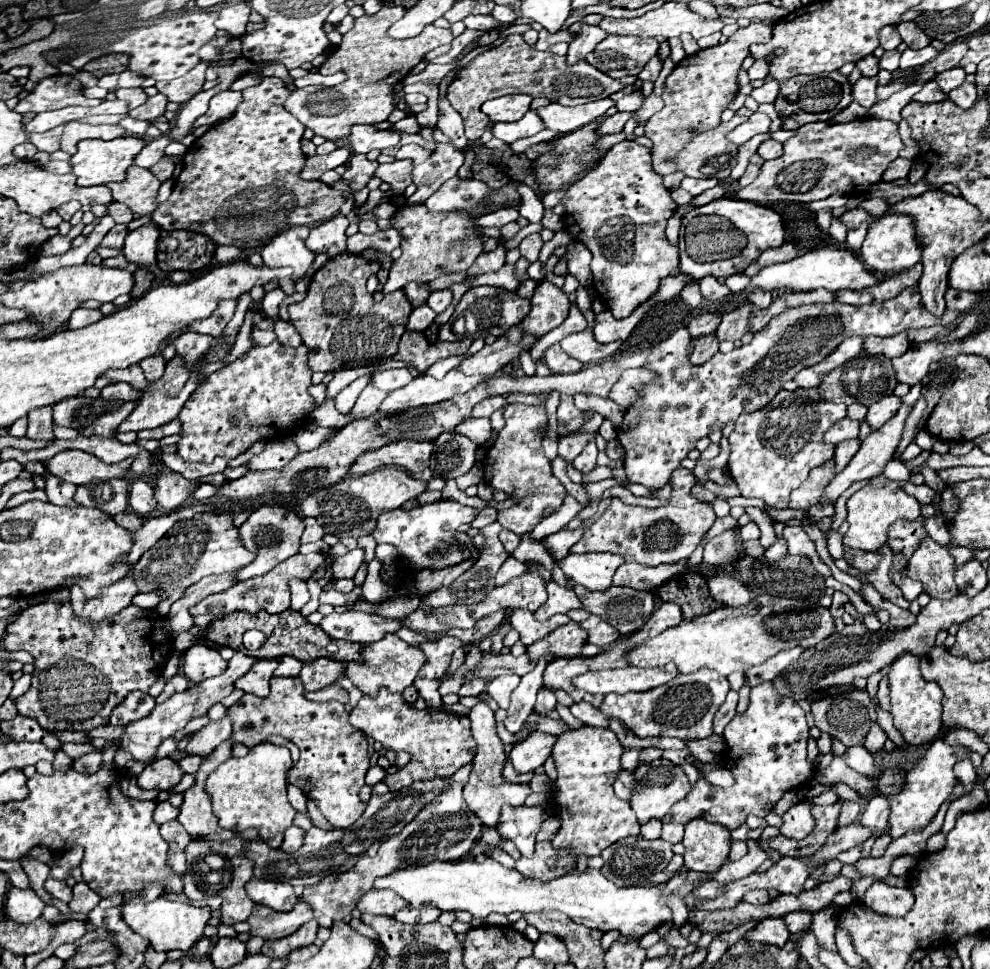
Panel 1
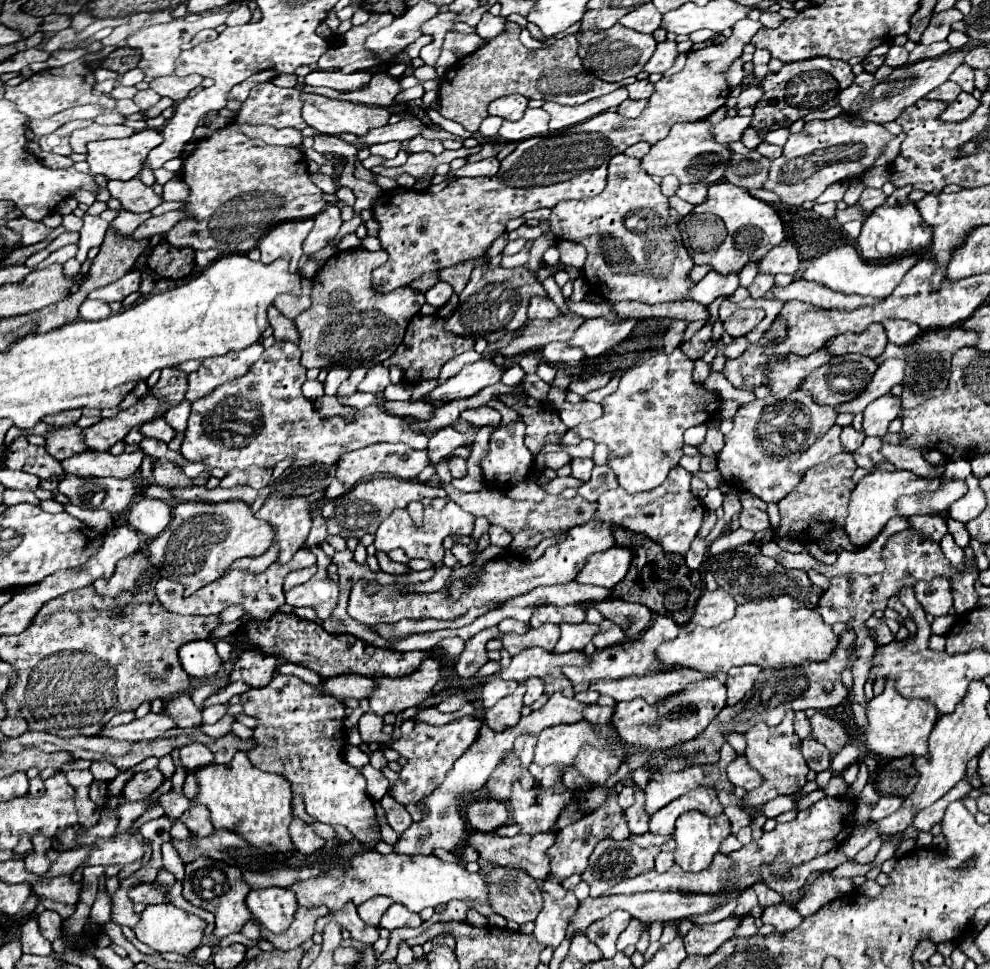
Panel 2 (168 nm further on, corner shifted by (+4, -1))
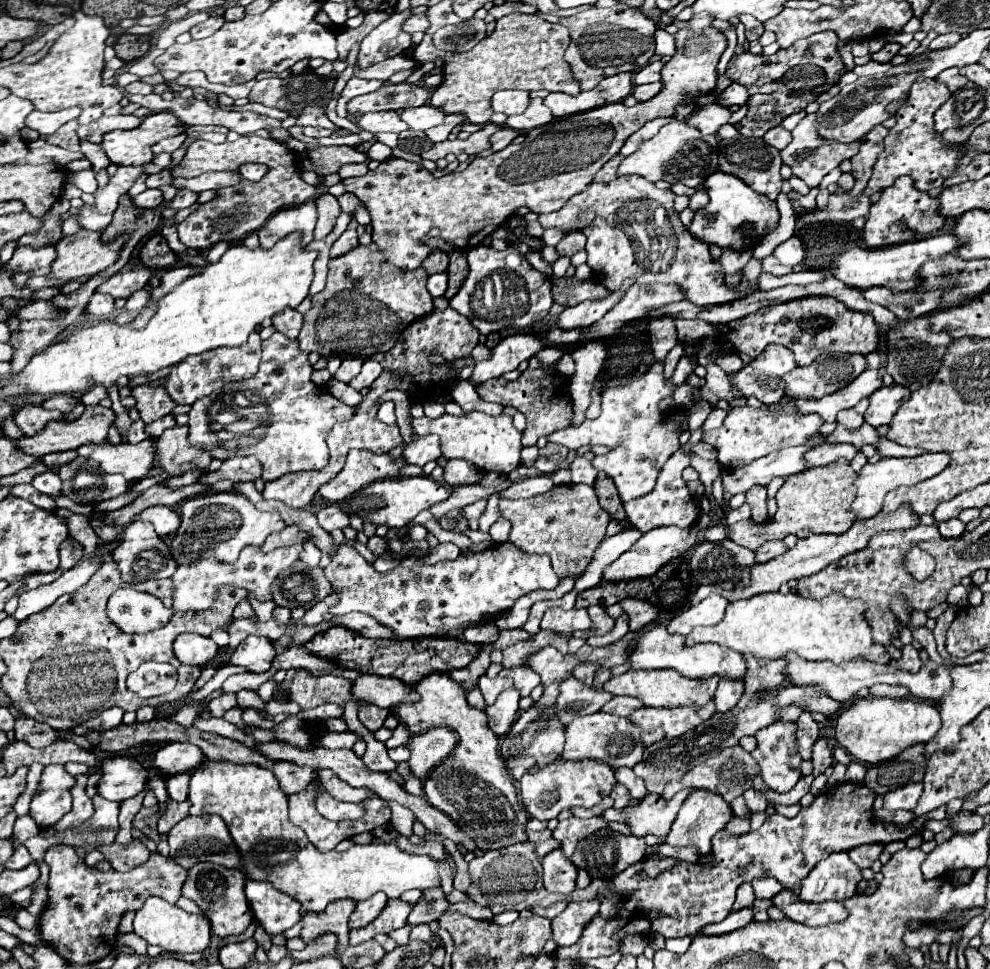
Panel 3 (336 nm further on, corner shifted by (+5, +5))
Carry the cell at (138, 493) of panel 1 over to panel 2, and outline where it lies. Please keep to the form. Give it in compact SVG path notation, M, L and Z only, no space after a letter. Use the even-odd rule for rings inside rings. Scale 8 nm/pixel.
M138 498L132 504L128 522L132 528L136 528L140 534L148 536L148 540L160 536L172 520L172 510L162 500L152 498Z

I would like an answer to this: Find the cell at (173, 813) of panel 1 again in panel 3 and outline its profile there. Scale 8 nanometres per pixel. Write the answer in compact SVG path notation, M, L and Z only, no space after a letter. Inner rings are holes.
M181 772L181 774L173 774L171 778L167 778L167 792L171 796L171 800L175 802L185 802L187 800L187 786L189 786L189 772Z

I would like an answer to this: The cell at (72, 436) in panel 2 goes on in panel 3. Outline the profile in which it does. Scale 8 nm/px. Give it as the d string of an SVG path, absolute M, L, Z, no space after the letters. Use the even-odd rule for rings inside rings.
M23 406L21 410L15 412L15 422L17 426L25 432L25 436L35 436L47 422L51 420L61 420L63 414L57 410L43 410L41 406Z

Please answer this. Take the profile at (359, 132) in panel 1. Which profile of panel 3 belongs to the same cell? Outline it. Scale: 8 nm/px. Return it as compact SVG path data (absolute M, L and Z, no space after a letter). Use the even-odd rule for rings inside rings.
M423 104L419 108L407 108L403 110L401 114L403 122L411 128L411 130L429 130L433 126L439 126L443 122L443 112L429 106L429 104Z

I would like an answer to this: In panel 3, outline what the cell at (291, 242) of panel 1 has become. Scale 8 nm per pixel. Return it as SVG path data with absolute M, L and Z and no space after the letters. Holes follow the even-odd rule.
M305 202L273 214L257 234L265 250L273 248L281 238L289 236L291 232L299 232L303 246L307 246L313 240L315 222L317 222L315 202Z

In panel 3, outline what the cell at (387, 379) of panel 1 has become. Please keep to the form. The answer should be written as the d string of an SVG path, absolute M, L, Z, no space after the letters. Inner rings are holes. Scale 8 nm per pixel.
M365 360L359 376L355 376L355 378L349 382L349 386L355 388L355 390L369 388L369 386L379 378L381 372L383 372L383 368L379 366L379 362L375 362L375 360Z

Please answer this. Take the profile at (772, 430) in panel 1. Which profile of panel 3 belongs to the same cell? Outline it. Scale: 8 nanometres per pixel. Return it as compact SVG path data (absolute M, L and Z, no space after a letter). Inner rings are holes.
M771 404L765 408L737 406L731 408L719 430L711 430L703 436L703 442L709 442L717 450L717 460L725 468L739 468L785 446L805 444L807 438L815 436L821 426L823 418L819 418L819 414L799 414L795 406L779 406L779 404Z

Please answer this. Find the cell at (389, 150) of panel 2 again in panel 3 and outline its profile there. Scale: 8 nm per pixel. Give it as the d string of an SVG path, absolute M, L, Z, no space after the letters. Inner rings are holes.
M375 142L371 148L369 148L369 158L371 160L377 160L377 162L381 162L381 160L385 160L387 156L391 156L391 148L389 146L385 146L385 144L381 144L381 142Z

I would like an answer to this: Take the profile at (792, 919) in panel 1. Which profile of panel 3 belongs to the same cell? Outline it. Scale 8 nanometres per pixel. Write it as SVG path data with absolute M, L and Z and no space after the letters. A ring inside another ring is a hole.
M835 852L819 862L801 882L799 898L803 902L841 902L857 892L857 884L861 880L861 870L855 862L851 862L847 852Z

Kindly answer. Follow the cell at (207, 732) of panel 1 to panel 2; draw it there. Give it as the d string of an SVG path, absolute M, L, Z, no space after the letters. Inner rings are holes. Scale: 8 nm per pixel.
M188 744L180 748L180 764L186 770L198 770L202 766L212 764L212 752L208 752L208 748L204 744Z

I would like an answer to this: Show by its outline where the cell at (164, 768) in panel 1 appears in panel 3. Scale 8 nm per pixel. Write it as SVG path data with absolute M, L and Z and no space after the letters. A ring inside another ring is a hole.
M127 756L107 758L101 766L103 778L97 784L99 794L107 800L123 802L137 796L149 784L149 770Z

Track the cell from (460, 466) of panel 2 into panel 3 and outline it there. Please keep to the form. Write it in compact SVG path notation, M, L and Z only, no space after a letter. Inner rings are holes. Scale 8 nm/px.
M449 460L445 466L445 482L449 486L459 486L459 484L475 484L483 478L483 472L473 466L471 462L465 460Z

